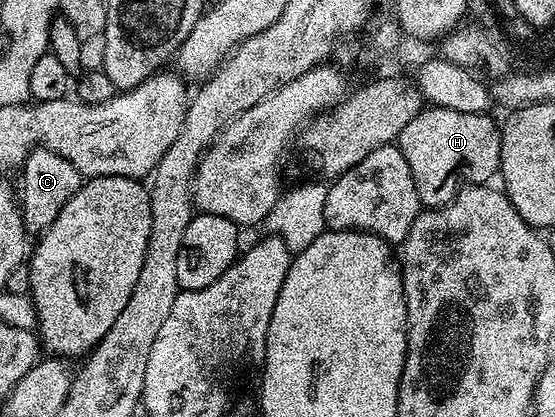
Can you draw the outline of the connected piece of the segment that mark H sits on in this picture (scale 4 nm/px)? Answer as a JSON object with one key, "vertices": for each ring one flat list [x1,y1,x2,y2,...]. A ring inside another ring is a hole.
{"vertices":[[424,107,420,109,419,114,413,119,409,119,409,123,405,123,405,127,401,130,397,138,397,144,401,155,405,155,405,163,409,163,409,171,413,171,413,183,417,187,417,195,420,202,424,206,434,207,436,205,444,205,449,203,455,197,455,194,459,192,461,186,466,183,468,185,482,185,492,180,491,176,496,176,499,173,499,156,501,155,501,143,499,142,499,134,501,132,500,126,495,125,495,121,491,118,491,115,487,113,479,114,465,114,462,111,440,109,434,107]]}

